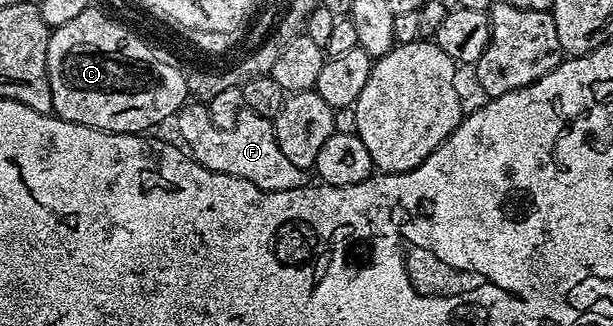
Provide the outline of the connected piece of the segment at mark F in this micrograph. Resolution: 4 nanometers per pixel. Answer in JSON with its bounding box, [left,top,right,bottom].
[177,111,307,193]

